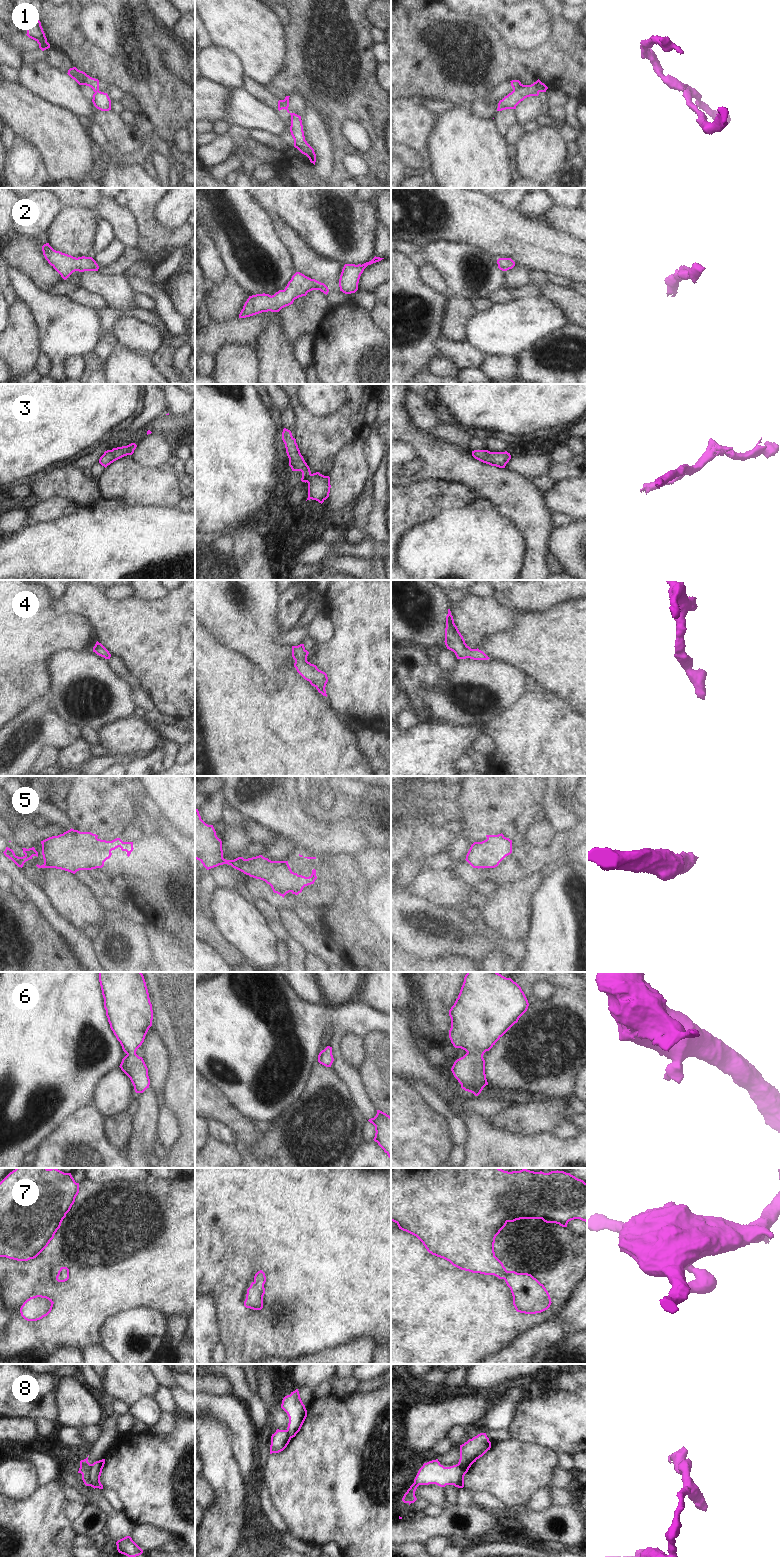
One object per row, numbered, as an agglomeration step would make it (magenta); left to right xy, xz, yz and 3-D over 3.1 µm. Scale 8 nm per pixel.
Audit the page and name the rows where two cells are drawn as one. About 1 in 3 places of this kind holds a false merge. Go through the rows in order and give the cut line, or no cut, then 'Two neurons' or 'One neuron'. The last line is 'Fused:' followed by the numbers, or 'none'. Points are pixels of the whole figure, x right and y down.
1: Split along yz (522, 84), (513, 91). Two neurons
2: No split. One neuron
3: No split. One neuron
4: No split. One neuron
5: No split. One neuron
6: No split. One neuron
7: No split. One neuron
8: Split along yz (457, 1464), (461, 1470), (459, 1487). Two neurons
Fused: 1, 8

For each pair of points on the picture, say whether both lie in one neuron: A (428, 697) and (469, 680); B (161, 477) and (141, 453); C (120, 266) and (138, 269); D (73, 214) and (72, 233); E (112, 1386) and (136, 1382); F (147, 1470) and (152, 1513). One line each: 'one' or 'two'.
A: one
B: two
C: two
D: one
E: one
F: one

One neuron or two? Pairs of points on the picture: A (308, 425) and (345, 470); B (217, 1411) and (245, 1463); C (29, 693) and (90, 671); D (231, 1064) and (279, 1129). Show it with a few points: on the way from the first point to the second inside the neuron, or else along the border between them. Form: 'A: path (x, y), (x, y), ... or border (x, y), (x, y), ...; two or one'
A: border (352, 442), (338, 454), (328, 475); two
B: path (231, 1419), (245, 1433), (245, 1449); one
C: border (48, 662), (48, 670), (51, 674), (50, 697); two
D: border (290, 1104), (278, 1116), (268, 1122); two

